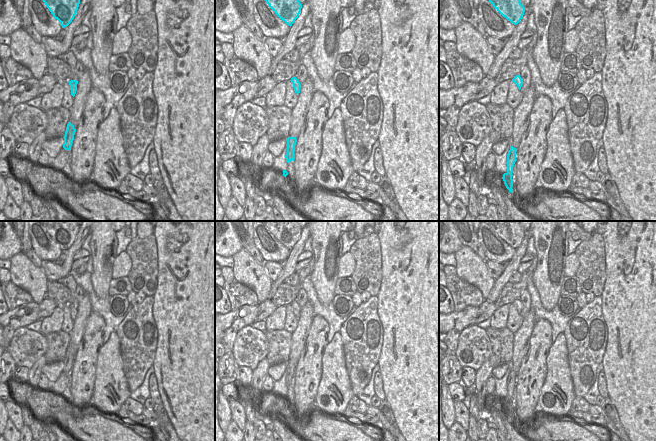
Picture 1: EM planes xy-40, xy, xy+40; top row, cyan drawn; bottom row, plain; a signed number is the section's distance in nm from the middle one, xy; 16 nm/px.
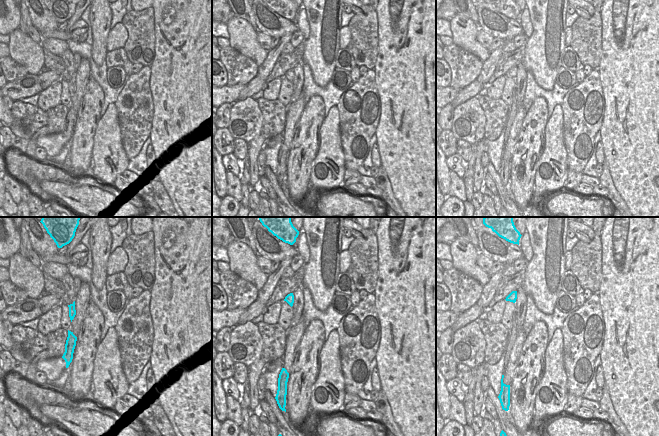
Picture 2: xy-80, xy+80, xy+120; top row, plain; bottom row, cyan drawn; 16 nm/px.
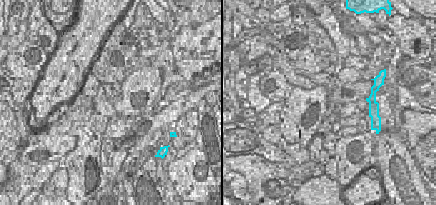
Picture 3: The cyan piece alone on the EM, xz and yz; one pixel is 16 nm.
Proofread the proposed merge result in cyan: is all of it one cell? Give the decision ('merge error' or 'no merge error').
merge error

